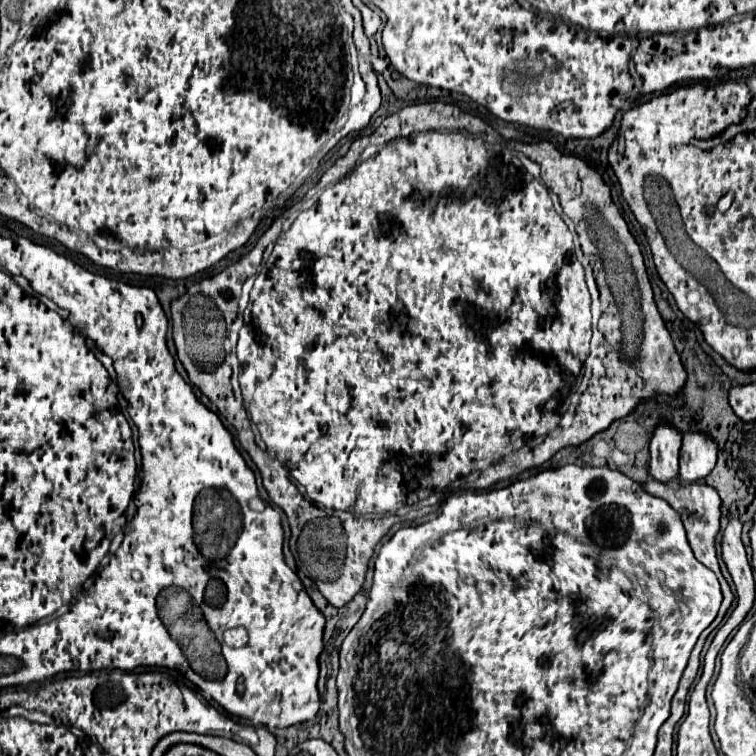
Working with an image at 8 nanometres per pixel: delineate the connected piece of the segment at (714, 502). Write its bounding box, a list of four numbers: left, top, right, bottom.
[642,479,734,611]

